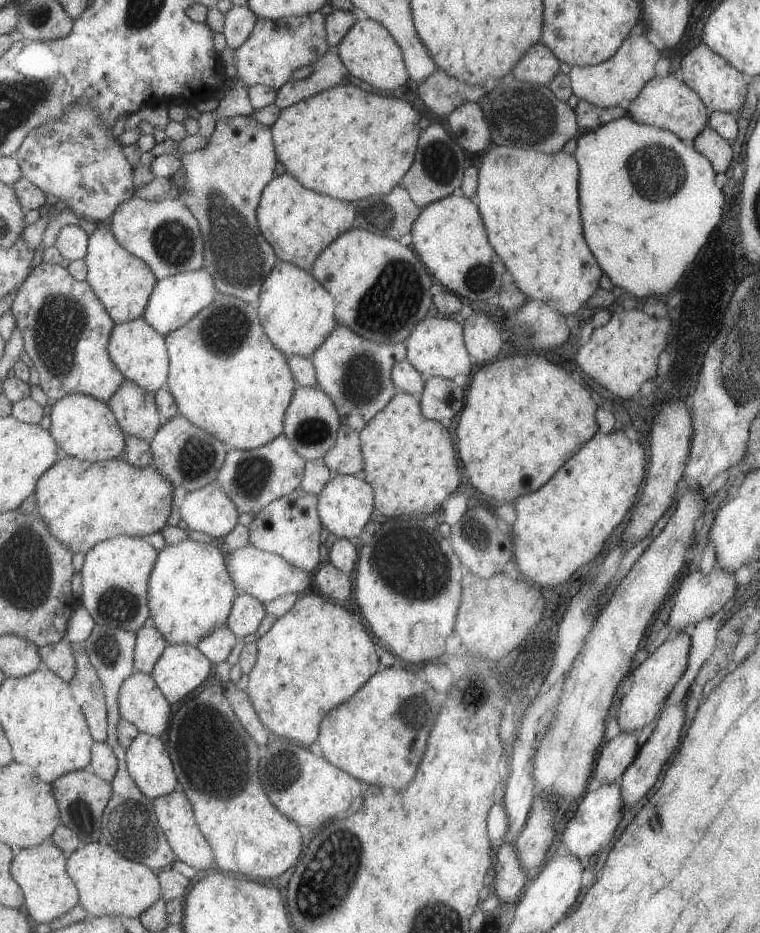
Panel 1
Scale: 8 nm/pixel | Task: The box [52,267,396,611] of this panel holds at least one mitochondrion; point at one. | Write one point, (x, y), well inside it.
(230, 324)

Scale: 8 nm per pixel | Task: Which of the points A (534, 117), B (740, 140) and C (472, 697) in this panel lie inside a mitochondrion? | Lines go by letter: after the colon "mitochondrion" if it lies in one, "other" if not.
A: mitochondrion
B: other
C: mitochondrion

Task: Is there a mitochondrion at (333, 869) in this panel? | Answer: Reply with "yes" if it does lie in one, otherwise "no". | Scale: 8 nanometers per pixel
yes

